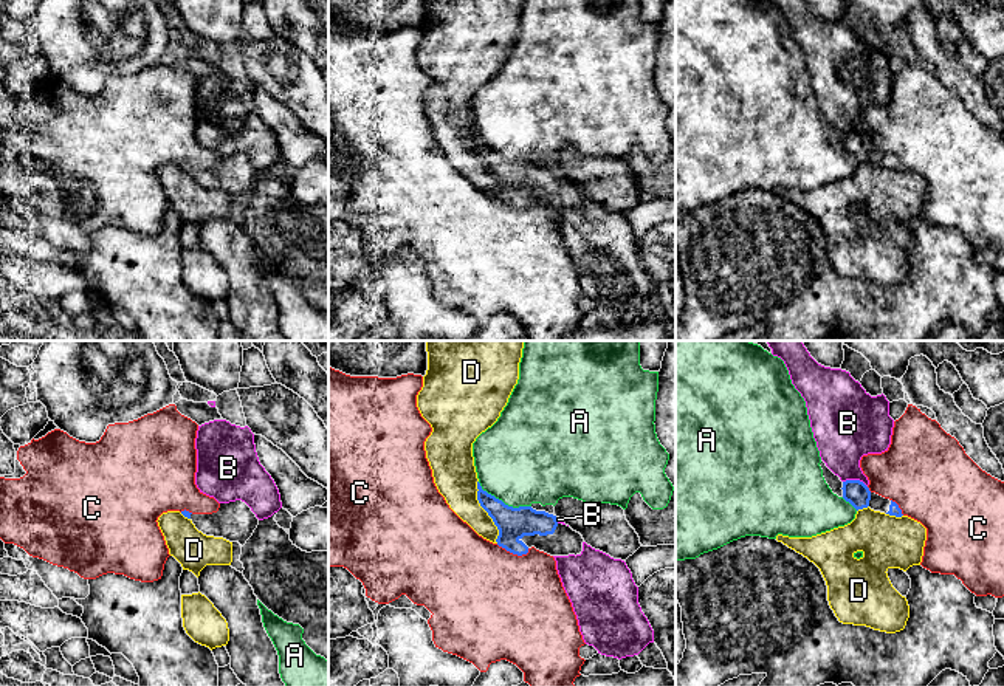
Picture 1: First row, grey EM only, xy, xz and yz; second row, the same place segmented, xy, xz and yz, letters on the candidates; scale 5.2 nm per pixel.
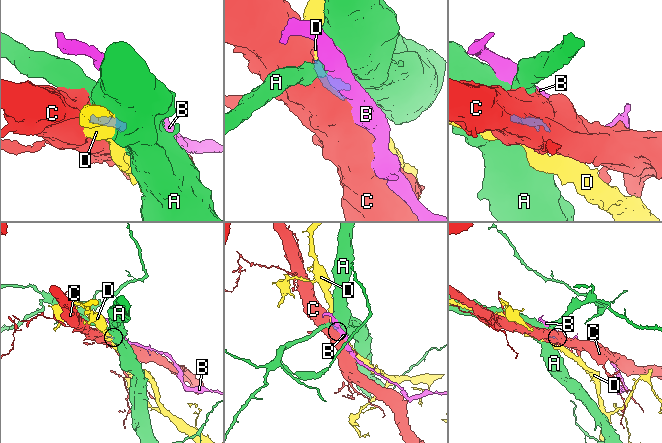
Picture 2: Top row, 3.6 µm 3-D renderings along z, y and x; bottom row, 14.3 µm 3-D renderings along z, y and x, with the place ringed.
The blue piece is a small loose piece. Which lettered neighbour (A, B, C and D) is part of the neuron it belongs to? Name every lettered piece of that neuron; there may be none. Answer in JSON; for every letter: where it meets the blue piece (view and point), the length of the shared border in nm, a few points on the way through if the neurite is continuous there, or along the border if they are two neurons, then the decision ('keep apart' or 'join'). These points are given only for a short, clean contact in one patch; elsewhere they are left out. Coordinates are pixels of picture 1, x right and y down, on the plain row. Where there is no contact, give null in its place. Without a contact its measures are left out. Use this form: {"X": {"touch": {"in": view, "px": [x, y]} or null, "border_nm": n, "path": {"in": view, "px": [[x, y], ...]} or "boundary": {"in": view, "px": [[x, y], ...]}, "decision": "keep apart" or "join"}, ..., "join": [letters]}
{"A": {"touch": {"in": "xz", "px": [502, 155]}, "border_nm": 300, "decision": "keep apart"}, "B": {"touch": {"in": "yz", "px": [856, 133]}, "border_nm": 130, "boundary": {"in": "yz", "px": [[843, 133], [860, 133], [866, 140]]}, "decision": "keep apart"}, "C": {"touch": {"in": "xz", "px": [513, 206]}, "border_nm": 180, "decision": "keep apart"}, "D": {"touch": {"in": "xz", "px": [485, 163]}, "border_nm": 340, "decision": "keep apart"}, "join": []}

